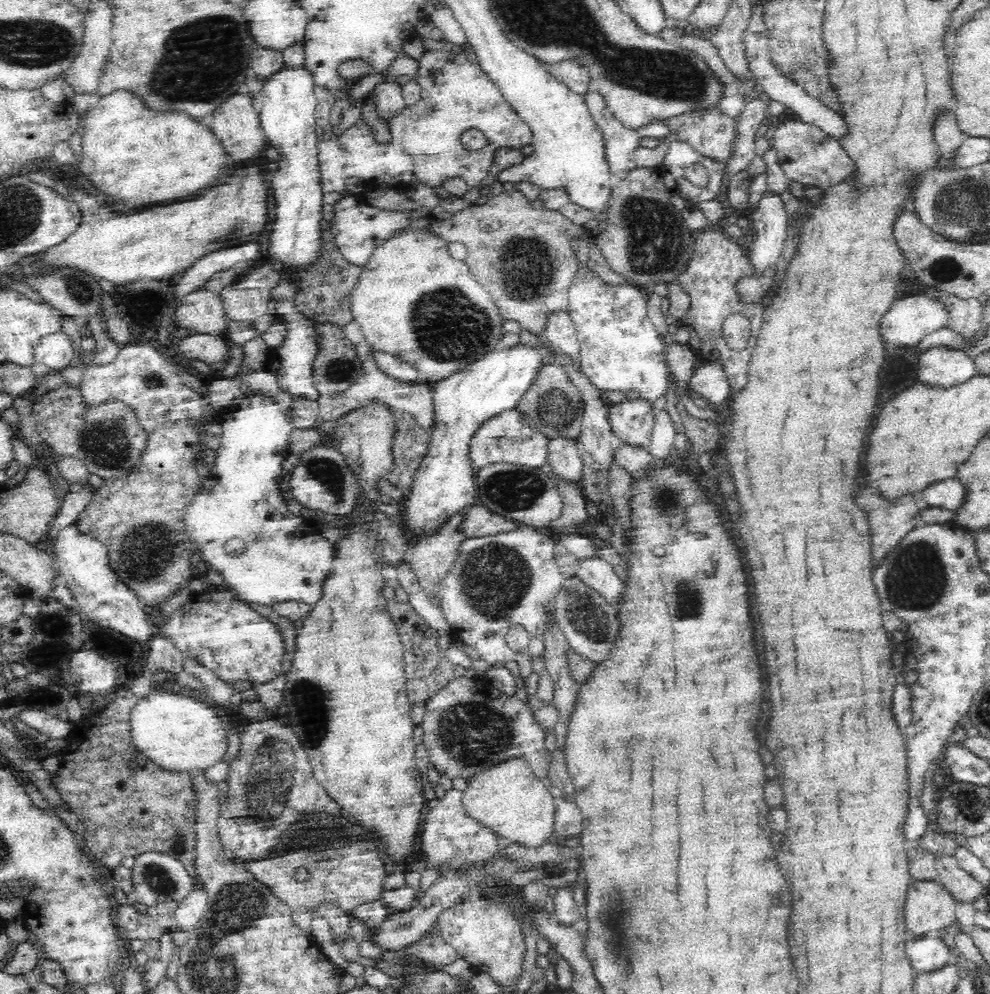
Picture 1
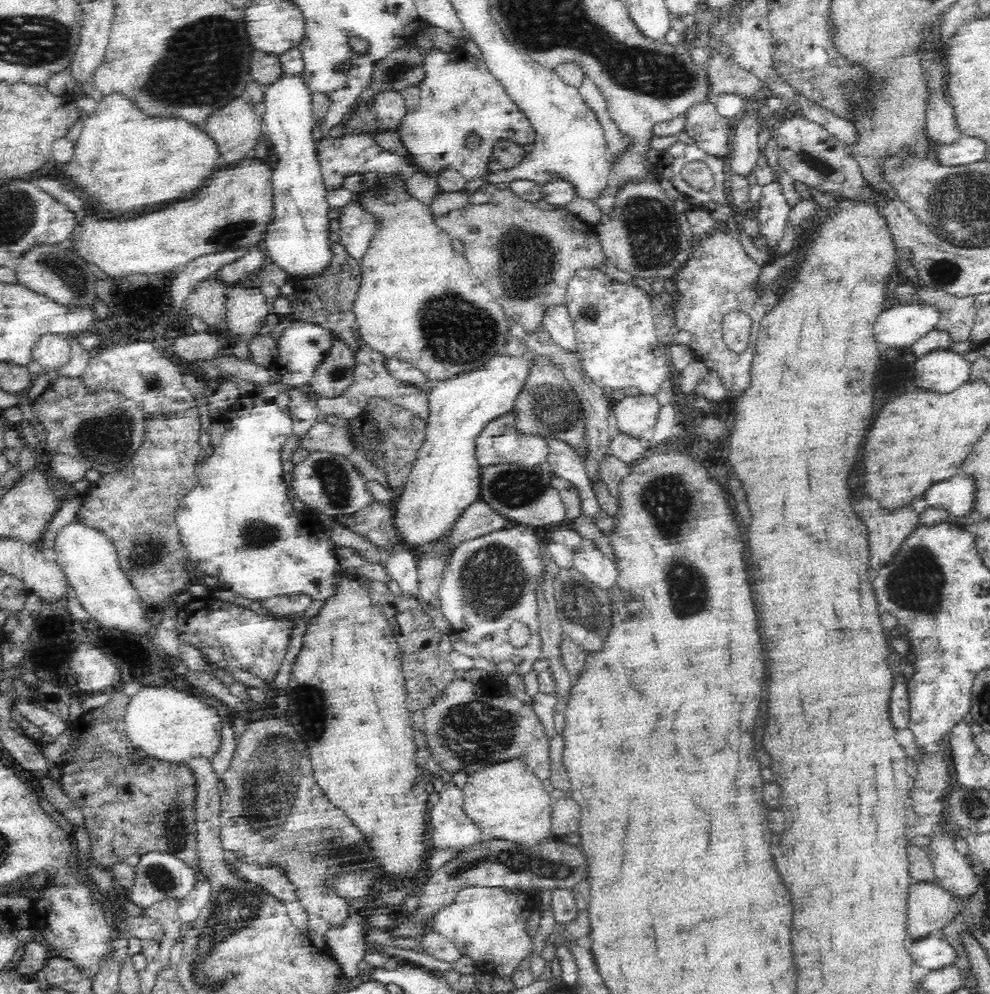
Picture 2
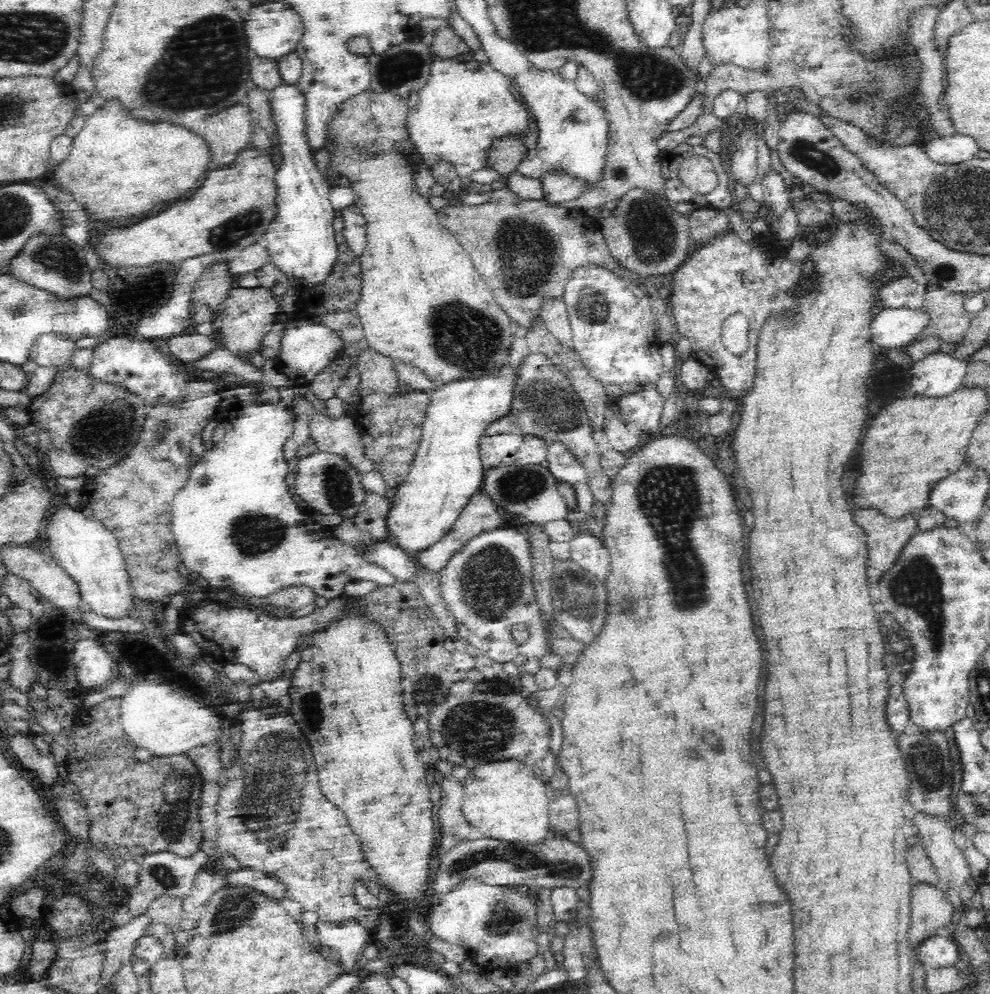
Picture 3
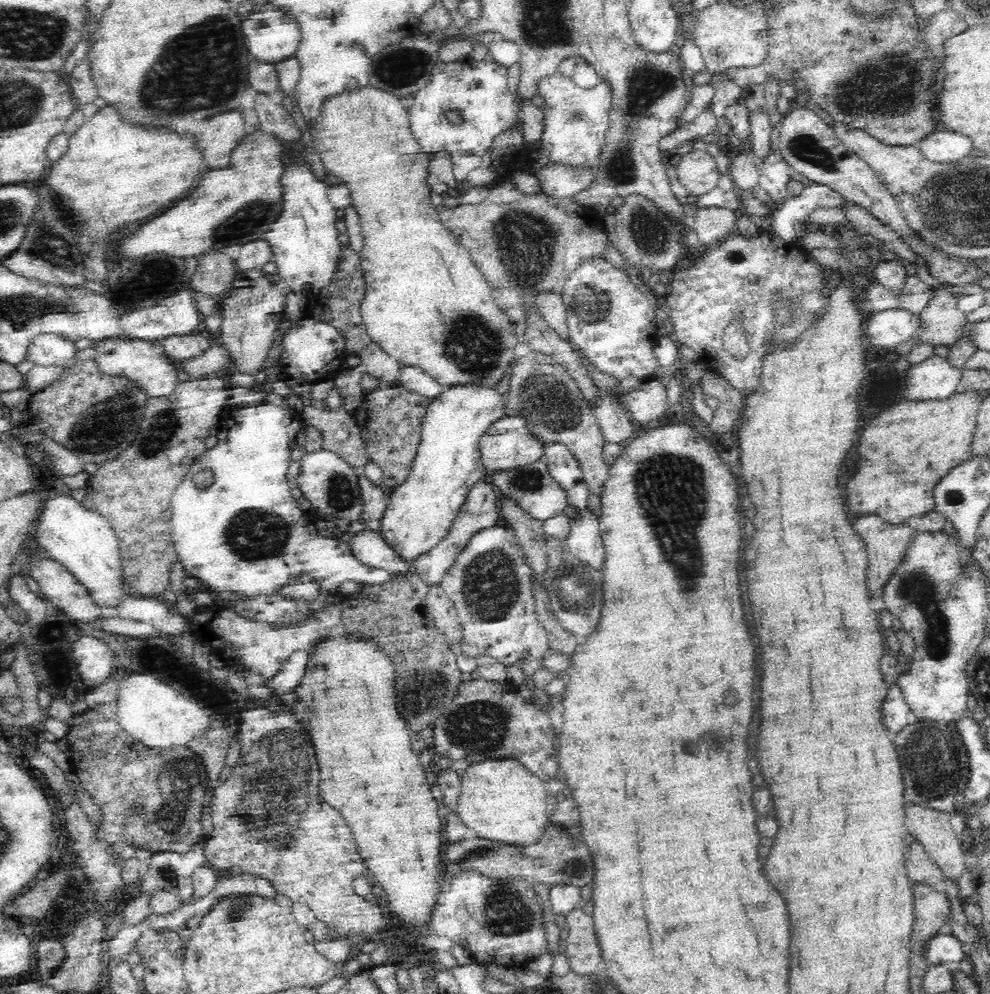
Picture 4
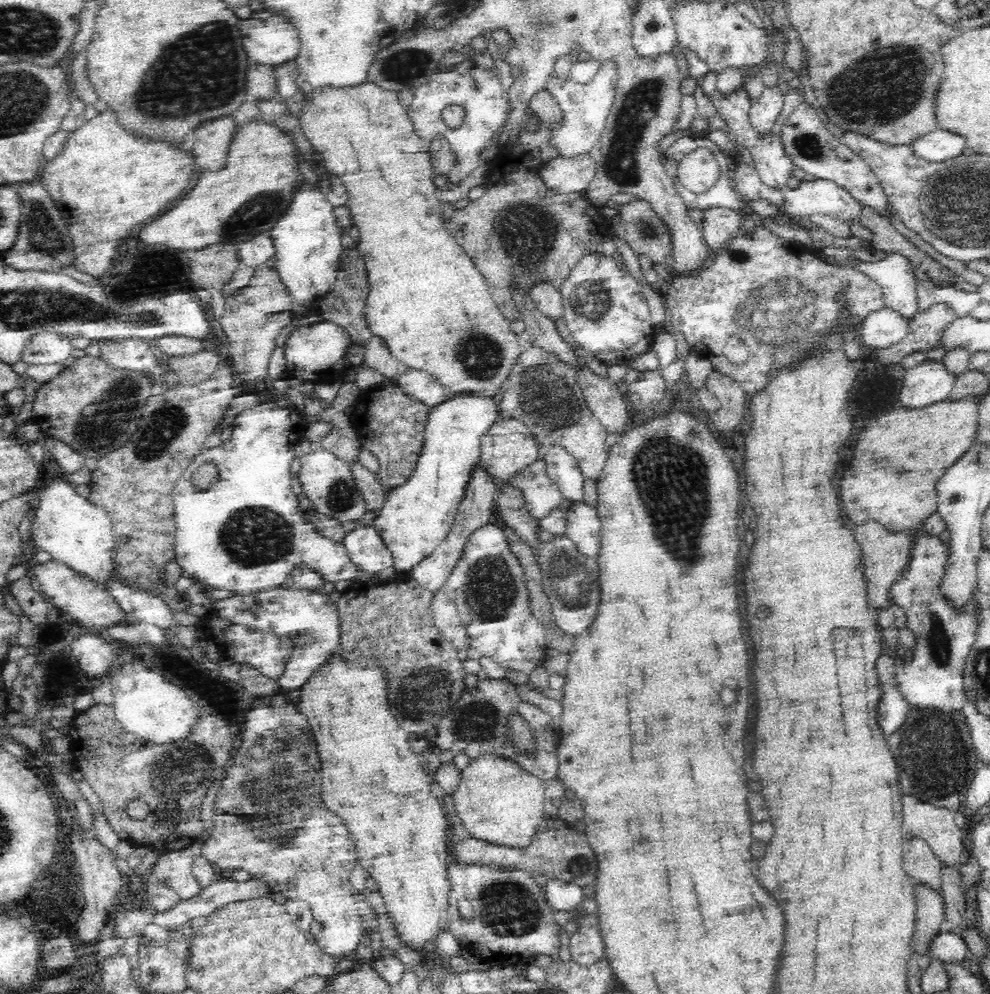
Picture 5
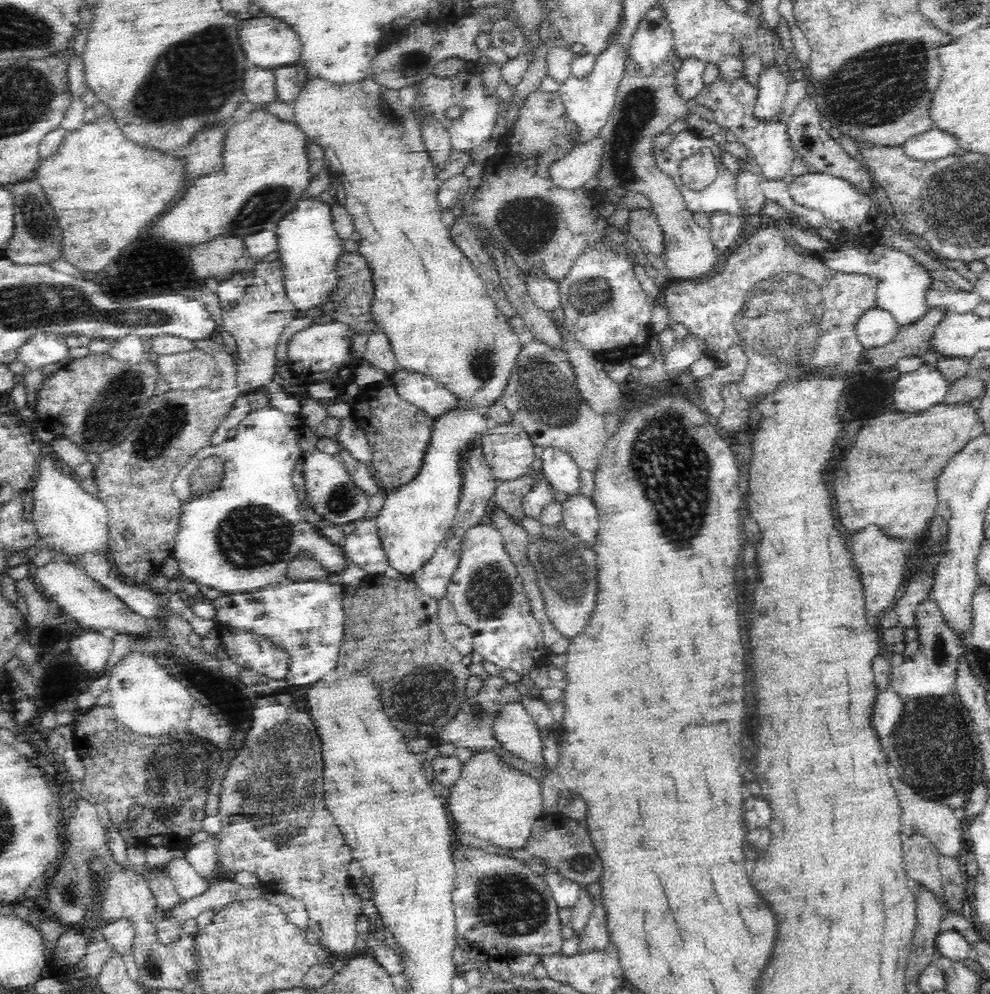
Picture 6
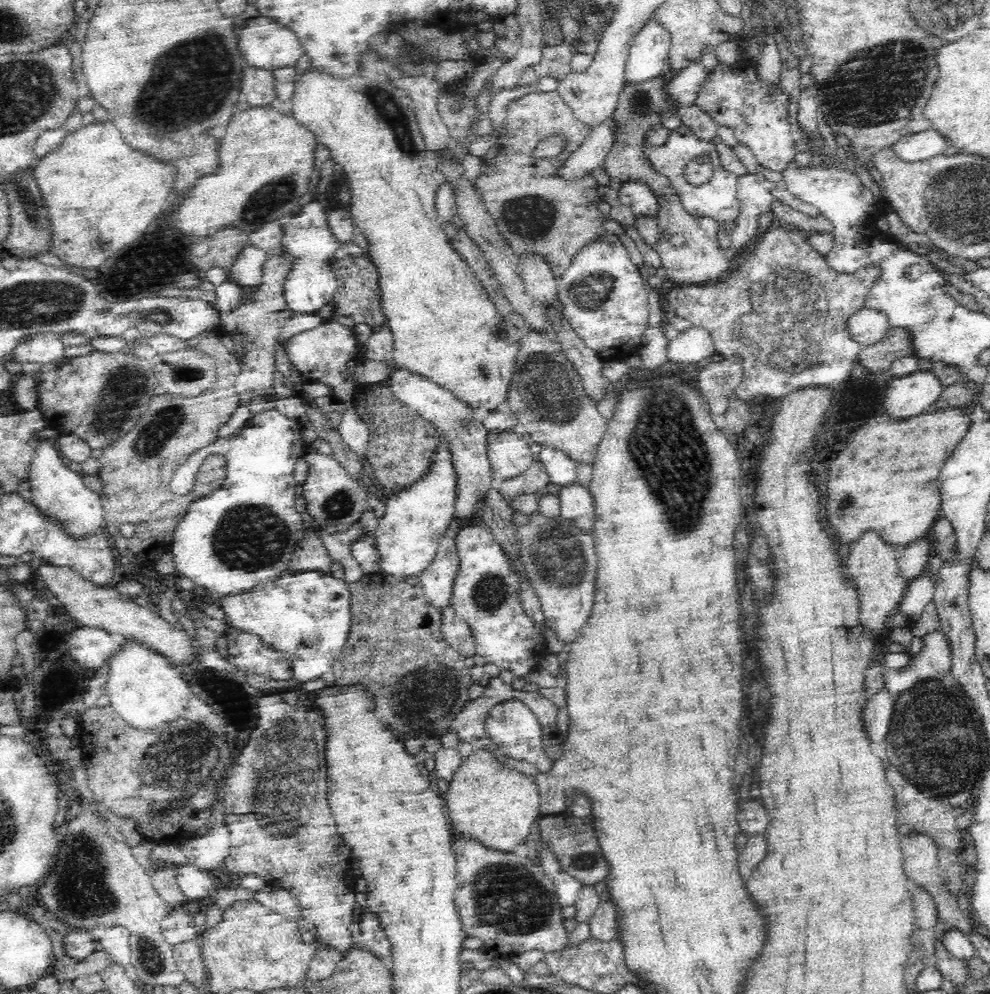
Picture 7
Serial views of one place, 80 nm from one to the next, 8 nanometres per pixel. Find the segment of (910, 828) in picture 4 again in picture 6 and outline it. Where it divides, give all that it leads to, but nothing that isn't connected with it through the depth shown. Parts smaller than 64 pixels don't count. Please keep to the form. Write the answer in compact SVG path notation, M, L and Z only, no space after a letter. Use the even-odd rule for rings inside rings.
M892 778L890 782L894 786L901 806L901 824L910 826L916 834L928 837L941 855L956 857L964 852L963 828L958 816L954 814L955 809L941 802L926 799L900 778Z

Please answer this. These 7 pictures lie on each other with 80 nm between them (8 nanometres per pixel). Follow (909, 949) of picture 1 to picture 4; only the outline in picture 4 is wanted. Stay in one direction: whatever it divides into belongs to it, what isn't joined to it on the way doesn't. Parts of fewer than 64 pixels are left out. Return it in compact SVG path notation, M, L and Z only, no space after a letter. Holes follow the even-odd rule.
M937 934L927 942L926 960L930 965L955 966L966 956L966 946L952 934Z

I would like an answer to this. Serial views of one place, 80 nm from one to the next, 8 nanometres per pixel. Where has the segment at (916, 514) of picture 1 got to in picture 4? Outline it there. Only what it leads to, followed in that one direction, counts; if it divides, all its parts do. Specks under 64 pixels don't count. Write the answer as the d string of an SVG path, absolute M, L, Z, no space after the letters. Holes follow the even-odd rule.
M862 516L856 524L856 534L862 538L864 546L867 550L867 576L866 584L869 590L870 598L876 600L876 598L882 598L884 596L884 588L888 581L895 576L898 568L904 564L906 560L906 555L908 554L908 548L910 540L912 540L912 530L910 527L905 526L904 523L899 523L899 526L888 526L884 522L880 522L880 518L876 516Z

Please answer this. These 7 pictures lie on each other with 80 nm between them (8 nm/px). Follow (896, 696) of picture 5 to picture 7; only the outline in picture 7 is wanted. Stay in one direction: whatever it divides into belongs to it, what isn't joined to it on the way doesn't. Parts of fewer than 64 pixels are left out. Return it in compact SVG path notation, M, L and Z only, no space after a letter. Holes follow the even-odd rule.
M879 691L866 700L862 710L862 726L870 742L882 742L890 732L895 698L896 695L888 691Z

